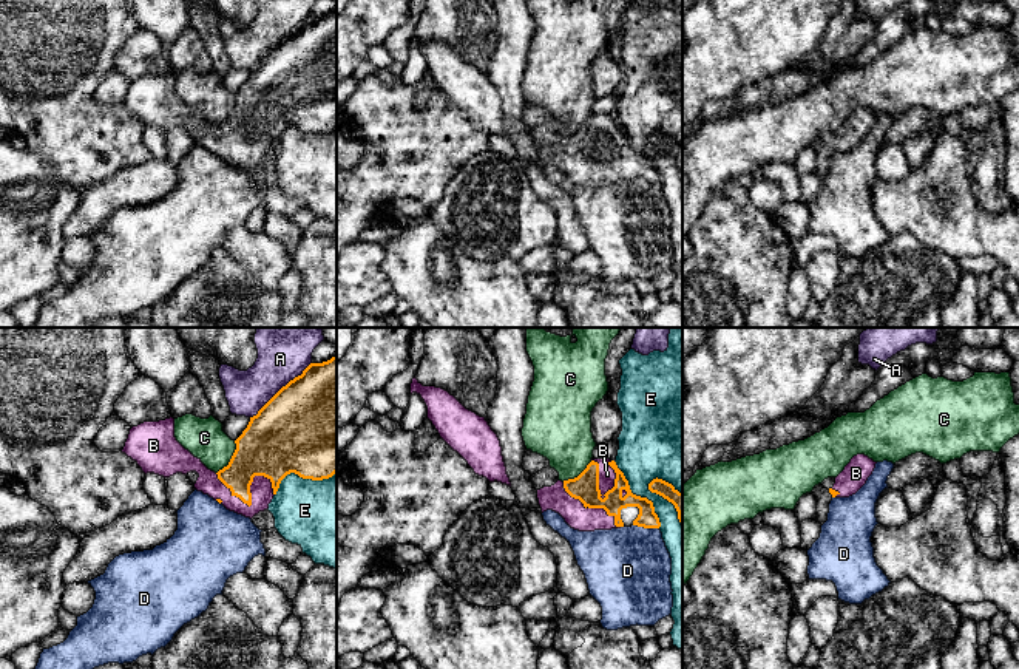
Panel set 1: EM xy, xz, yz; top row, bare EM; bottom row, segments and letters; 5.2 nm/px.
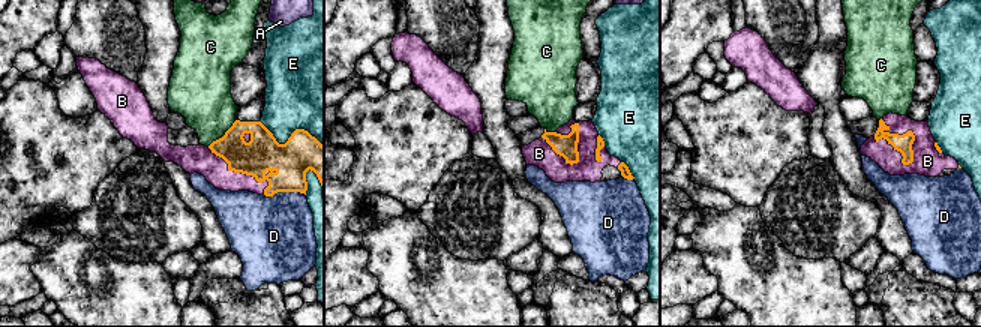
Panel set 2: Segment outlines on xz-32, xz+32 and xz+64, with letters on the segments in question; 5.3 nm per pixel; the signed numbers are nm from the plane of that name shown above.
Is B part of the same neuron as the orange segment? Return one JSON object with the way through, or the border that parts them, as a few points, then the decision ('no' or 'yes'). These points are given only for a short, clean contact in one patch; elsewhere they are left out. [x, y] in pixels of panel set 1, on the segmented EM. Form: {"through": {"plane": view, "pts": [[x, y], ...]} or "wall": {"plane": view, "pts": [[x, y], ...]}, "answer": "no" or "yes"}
{"answer": "yes"}

